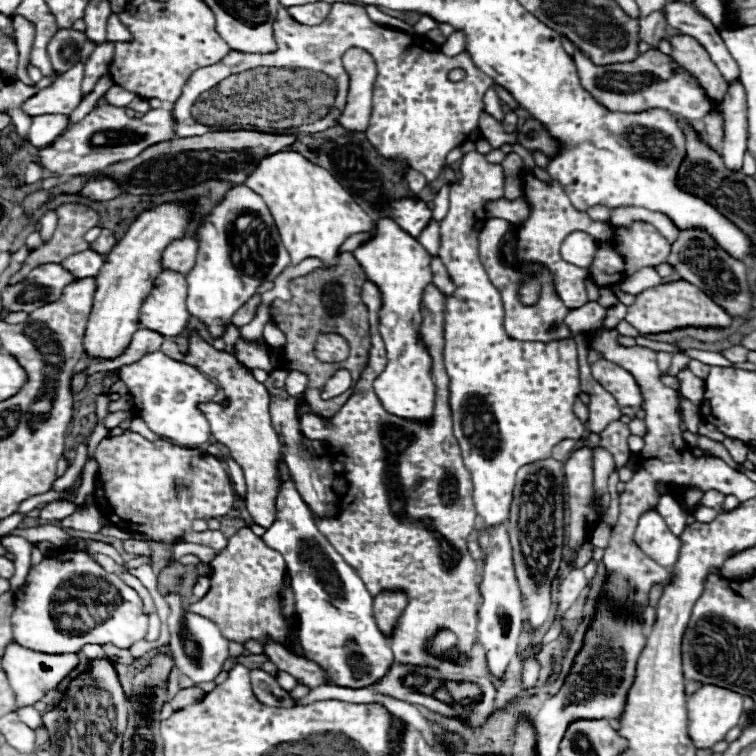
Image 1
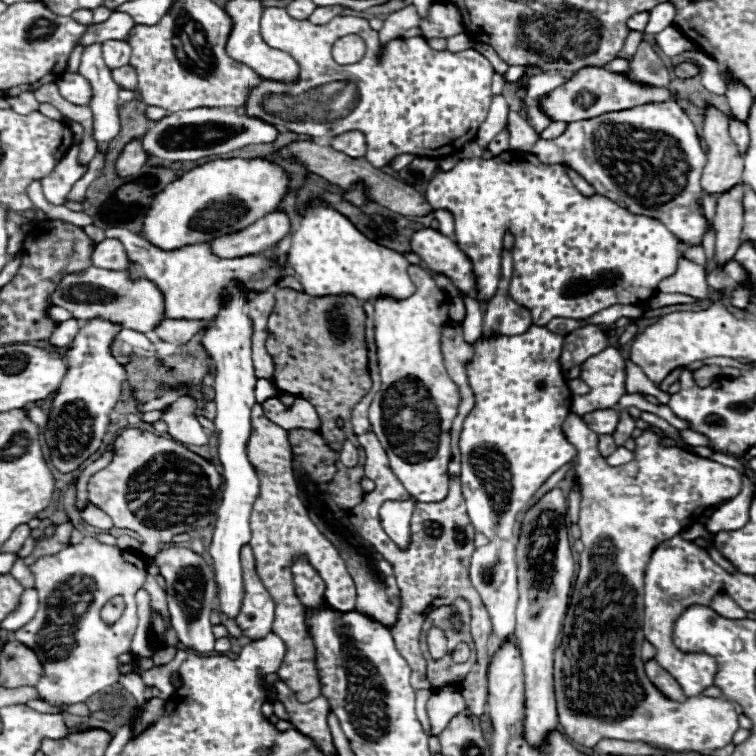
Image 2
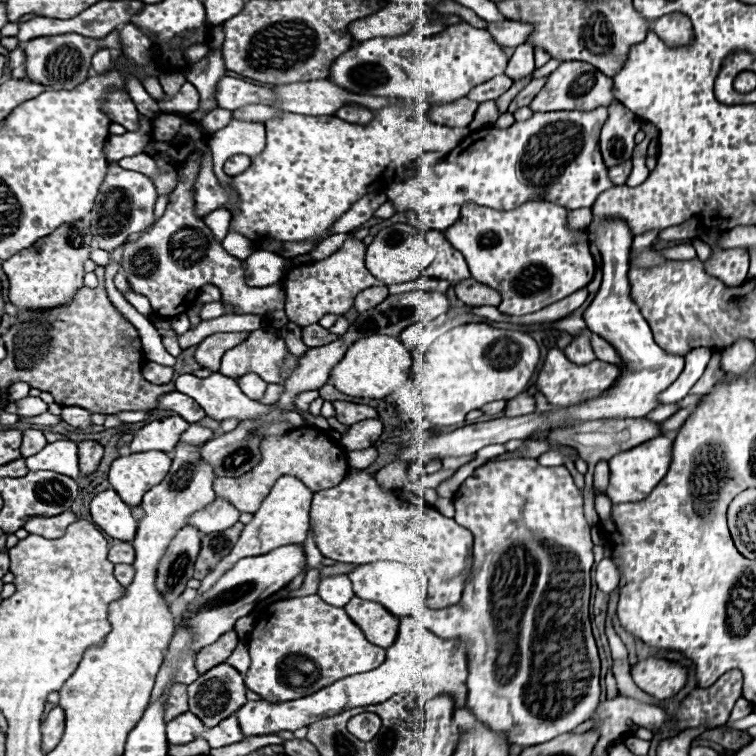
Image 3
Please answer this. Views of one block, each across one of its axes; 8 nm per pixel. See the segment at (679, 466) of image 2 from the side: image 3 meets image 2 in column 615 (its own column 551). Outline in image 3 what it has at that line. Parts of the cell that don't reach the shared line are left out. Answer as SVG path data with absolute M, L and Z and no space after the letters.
M520 458L520 460L502 460L502 462L488 462L472 472L464 480L464 484L458 488L454 496L454 508L456 516L454 520L468 528L474 534L474 554L472 554L472 570L468 580L464 582L464 594L458 604L446 606L432 610L428 608L422 616L424 626L434 632L442 640L460 640L466 644L468 660L470 660L470 674L466 680L468 686L468 696L470 696L470 708L476 712L476 718L482 720L486 726L490 726L496 732L504 732L506 738L512 744L520 746L536 746L542 742L552 740L554 736L566 734L574 730L578 724L584 720L592 718L598 702L600 702L600 658L598 658L598 648L592 636L590 628L590 614L588 614L588 600L590 600L590 568L594 564L592 556L592 540L590 540L590 526L584 518L584 498L582 490L574 484L570 472L564 466L554 466L554 468L544 468L540 464L530 464L534 460L530 458Z

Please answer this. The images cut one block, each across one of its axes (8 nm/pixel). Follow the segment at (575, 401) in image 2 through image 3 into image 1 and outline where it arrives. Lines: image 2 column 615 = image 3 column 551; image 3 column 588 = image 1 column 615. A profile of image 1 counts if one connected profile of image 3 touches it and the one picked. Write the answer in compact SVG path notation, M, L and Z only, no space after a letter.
M610 362L612 366L612 388L616 388L616 400L618 404L624 408L624 406L632 406L632 408L640 408L642 406L642 390L638 386L638 382L634 380L634 376L624 370L622 366Z

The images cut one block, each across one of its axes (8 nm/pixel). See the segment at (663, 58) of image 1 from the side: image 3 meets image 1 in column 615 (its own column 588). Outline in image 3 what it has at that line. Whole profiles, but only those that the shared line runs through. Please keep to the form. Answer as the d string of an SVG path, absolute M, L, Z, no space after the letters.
M562 62L548 78L542 90L528 104L532 112L554 112L554 110L594 110L598 106L606 106L616 102L612 94L612 78L604 76L600 70L586 62Z

